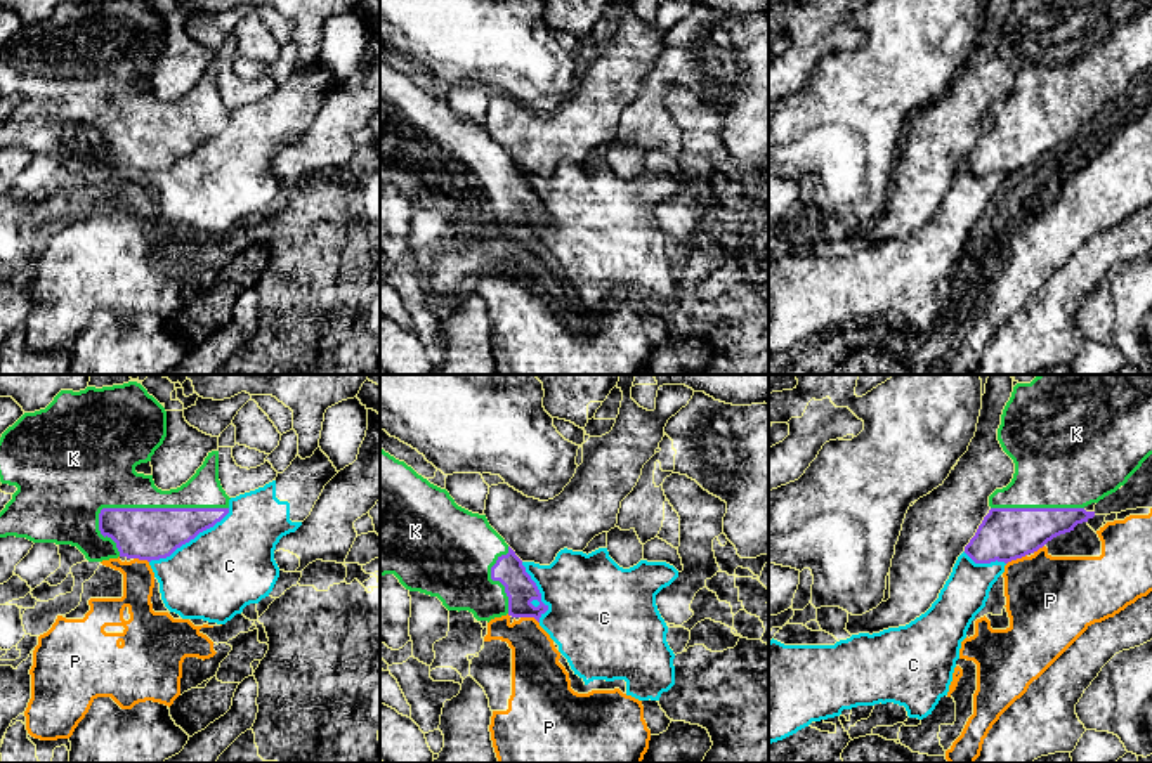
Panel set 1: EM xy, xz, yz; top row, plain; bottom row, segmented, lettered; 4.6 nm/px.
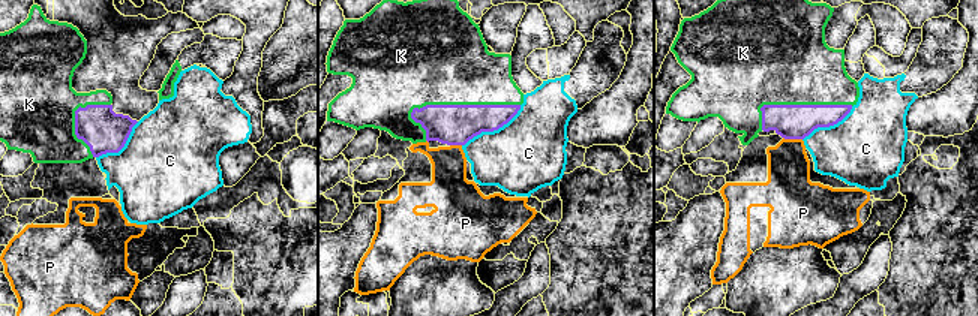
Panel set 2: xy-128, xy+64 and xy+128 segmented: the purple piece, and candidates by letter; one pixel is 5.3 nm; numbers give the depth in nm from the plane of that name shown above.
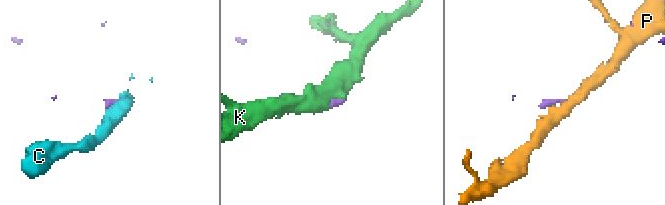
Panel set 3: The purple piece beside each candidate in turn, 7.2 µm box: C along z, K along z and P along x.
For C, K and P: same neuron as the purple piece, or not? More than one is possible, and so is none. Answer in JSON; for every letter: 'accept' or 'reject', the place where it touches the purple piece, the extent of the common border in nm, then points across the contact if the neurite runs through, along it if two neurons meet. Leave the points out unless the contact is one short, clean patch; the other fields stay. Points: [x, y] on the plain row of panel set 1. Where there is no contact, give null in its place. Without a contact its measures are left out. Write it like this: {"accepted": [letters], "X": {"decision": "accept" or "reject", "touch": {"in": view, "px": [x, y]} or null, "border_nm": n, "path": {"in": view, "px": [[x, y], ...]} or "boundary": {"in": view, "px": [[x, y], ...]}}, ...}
{"accepted": ["K"], "C": {"decision": "reject", "touch": {"in": "xy", "px": [189, 151]}, "border_nm": 460}, "K": {"decision": "accept", "touch": {"in": "xy", "px": [155, 120]}, "border_nm": 600}, "P": {"decision": "reject", "touch": {"in": "yz", "px": [1015, 170]}, "border_nm": 110}}

